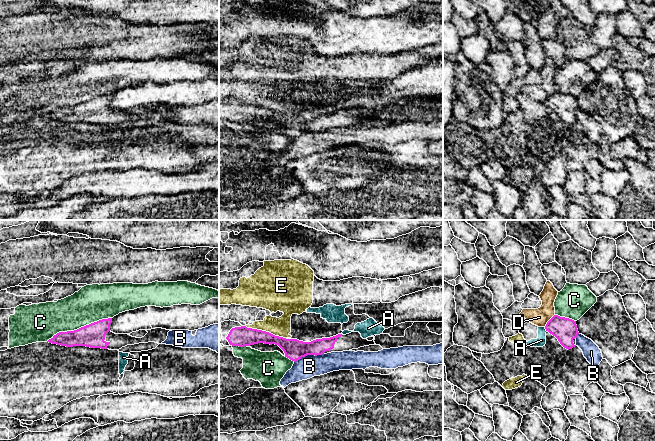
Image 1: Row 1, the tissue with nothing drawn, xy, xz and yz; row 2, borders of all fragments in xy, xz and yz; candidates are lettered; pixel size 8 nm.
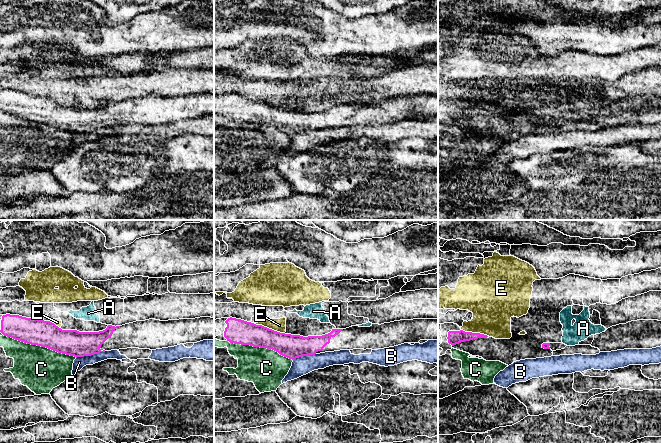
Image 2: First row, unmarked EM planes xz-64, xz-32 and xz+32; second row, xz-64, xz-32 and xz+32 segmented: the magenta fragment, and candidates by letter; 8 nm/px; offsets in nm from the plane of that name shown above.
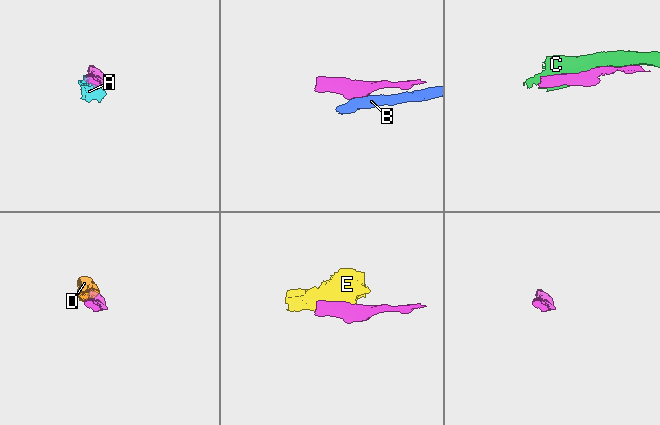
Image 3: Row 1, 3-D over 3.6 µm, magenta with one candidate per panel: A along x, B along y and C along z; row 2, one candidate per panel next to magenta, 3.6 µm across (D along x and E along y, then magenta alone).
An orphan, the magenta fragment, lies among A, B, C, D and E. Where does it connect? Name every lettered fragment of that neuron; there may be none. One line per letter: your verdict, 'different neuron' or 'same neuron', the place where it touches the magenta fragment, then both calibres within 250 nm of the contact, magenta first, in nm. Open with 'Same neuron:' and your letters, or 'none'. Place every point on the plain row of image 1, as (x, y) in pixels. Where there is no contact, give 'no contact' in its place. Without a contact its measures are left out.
Same neuron: none
A: different neuron | yz (545, 104) | 190/80 nm
B: different neuron | xz (308, 130) | 160/180 nm
C: different neuron | xy (79, 104) | 190/300 nm
D: different neuron | yz (549, 96) | 190/140 nm
E: different neuron | xz (265, 107) | 160/160 nm

